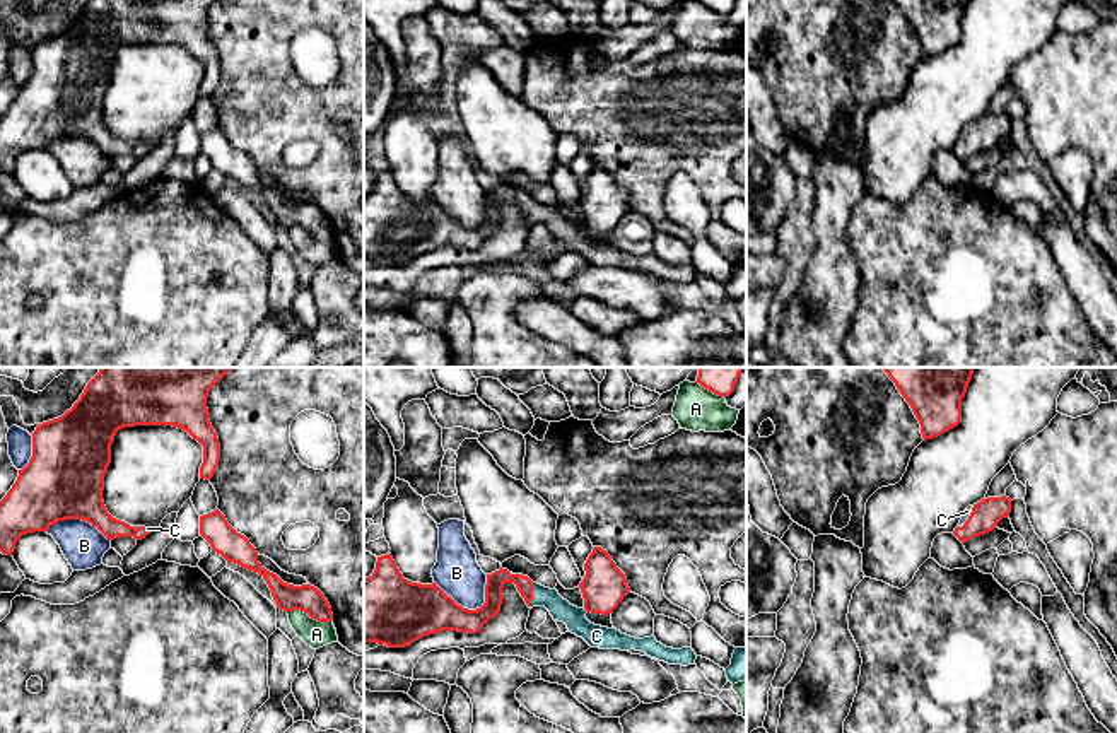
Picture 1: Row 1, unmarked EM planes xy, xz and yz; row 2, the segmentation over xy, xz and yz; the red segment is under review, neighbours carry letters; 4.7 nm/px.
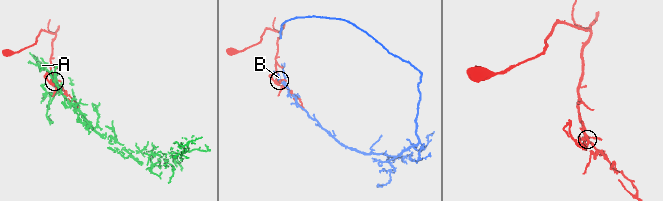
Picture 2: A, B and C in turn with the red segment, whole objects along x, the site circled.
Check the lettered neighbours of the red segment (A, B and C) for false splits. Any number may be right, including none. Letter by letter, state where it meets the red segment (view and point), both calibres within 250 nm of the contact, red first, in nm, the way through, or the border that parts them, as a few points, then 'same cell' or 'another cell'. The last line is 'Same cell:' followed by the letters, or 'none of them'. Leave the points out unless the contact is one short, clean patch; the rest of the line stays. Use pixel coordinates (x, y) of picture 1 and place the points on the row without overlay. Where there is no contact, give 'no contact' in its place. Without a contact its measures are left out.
A: meets red in xy at (309, 233); 130 nm thick on the red side, 130 nm on the other; another cell
B: meets red in xz at (460, 222); 280 nm thick on the red side, 220 nm on the other; another cell
C: meets red in xz at (532, 212); 90 nm thick on the red side, 100 nm on the other; same cell
Same cell: C

